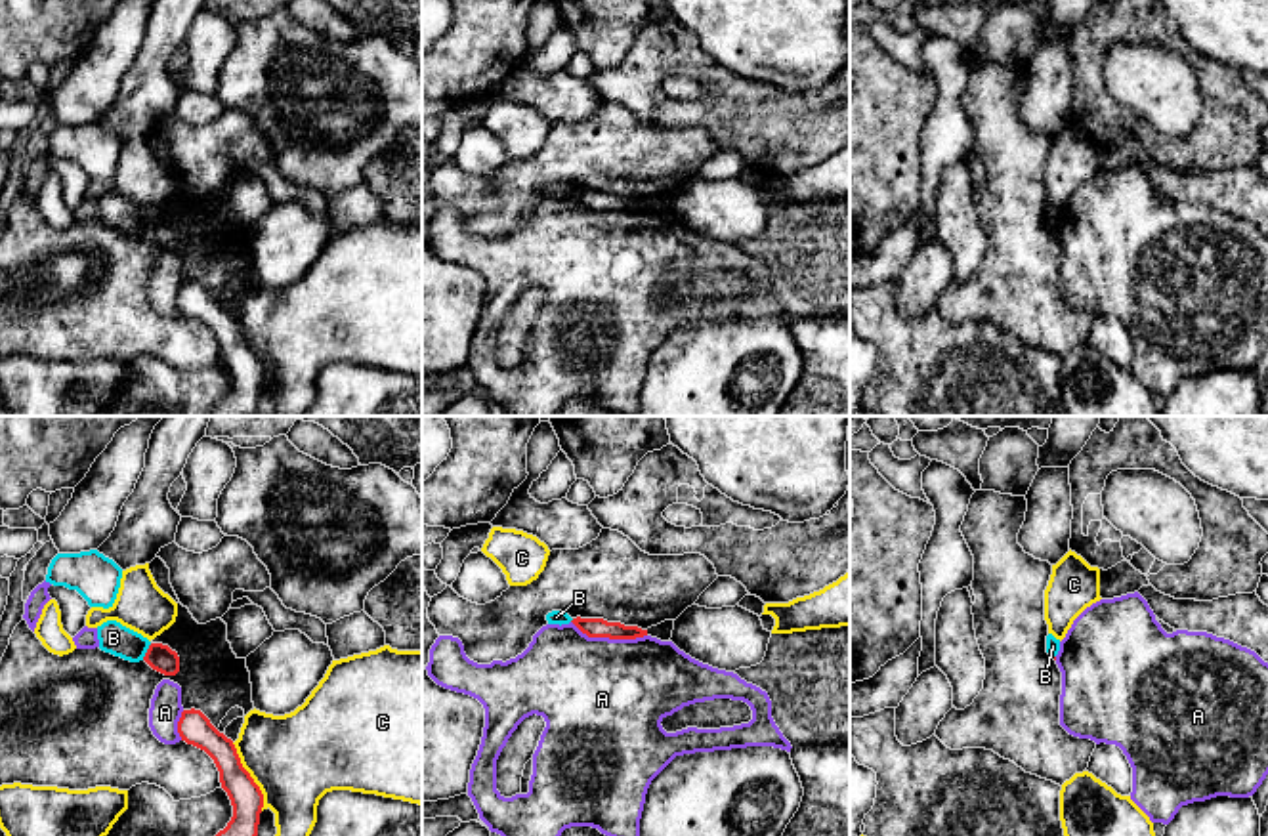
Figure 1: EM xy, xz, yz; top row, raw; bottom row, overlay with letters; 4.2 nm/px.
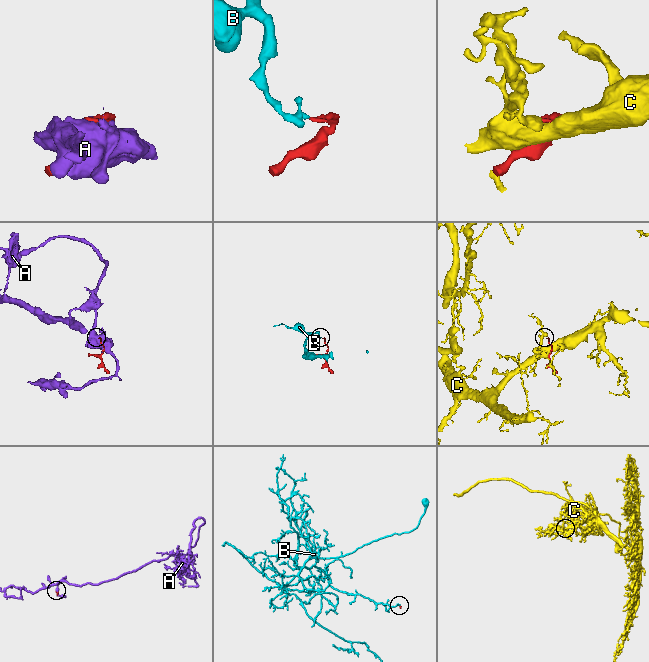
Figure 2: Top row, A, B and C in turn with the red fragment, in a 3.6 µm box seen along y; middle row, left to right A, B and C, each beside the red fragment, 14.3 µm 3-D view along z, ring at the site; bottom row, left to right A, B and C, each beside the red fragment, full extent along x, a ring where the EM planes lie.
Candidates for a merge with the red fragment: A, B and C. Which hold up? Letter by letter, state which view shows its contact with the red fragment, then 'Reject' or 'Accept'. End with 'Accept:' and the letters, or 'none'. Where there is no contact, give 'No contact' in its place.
A: Touches red in xz. Reject
B: Touches red in xy. Reject
C: Touches red in xy. Reject
Accept: none

